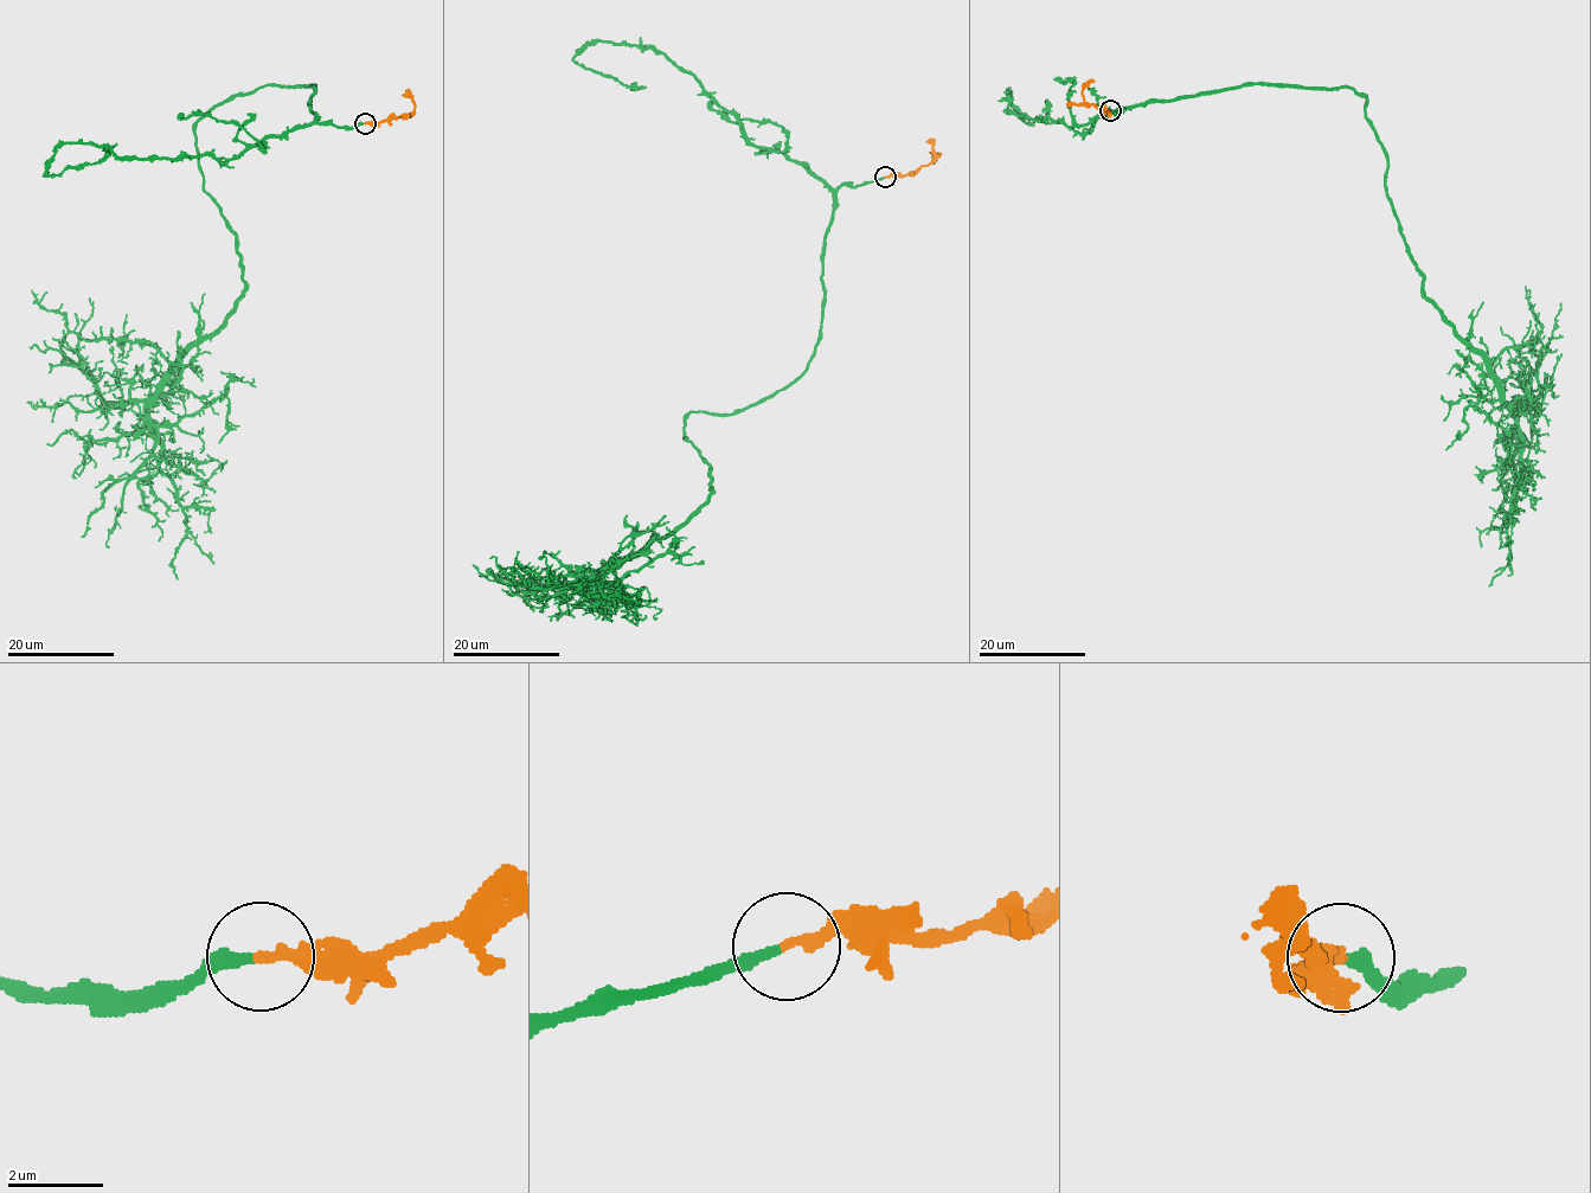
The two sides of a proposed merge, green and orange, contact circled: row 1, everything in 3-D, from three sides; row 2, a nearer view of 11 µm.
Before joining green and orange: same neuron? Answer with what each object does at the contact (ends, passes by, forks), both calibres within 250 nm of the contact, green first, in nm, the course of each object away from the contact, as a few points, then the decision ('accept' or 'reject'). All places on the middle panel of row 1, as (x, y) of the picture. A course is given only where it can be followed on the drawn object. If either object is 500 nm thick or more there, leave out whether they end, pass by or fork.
green ends there; orange ends there; 240 nm thick on the green side, 240 nm on the other; green runs (884, 177), (836, 190), (808, 367), (685, 417), (711, 496), (596, 596), (617, 592), (604, 578); orange runs (886, 177), (912, 175), (940, 153), (931, 162); accept

